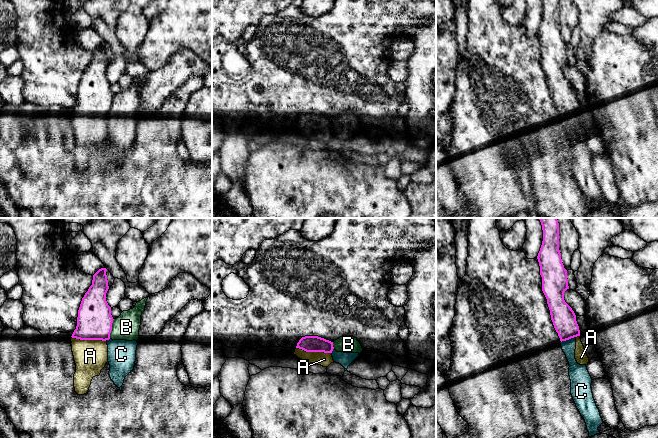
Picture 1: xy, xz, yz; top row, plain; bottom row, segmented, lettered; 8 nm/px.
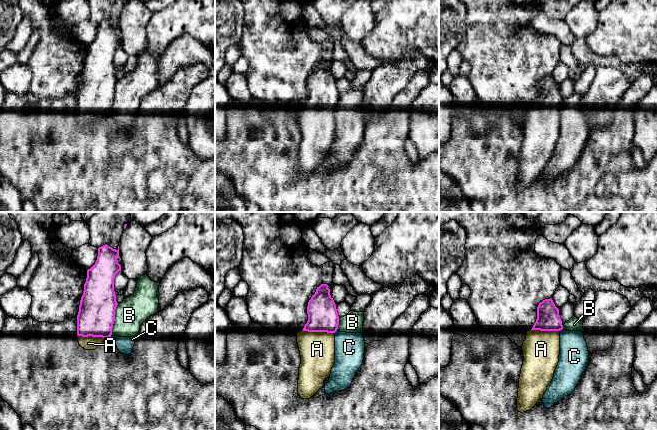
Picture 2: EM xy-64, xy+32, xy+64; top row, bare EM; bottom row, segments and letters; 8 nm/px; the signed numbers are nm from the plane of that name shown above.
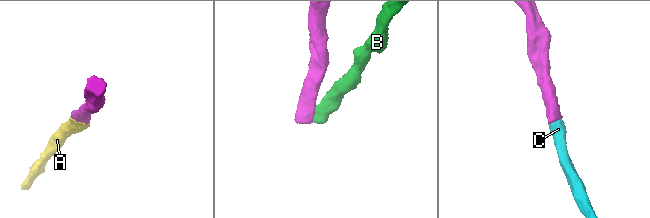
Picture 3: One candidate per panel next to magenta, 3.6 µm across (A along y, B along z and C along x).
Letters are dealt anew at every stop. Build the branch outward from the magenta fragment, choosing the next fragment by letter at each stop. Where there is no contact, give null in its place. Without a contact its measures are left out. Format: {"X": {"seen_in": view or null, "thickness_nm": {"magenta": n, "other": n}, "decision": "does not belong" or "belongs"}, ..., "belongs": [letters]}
{"A": {"seen_in": "xz", "thickness_nm": {"magenta": 130, "other": 110}, "decision": "belongs"}, "B": {"seen_in": "xy", "thickness_nm": {"magenta": 280, "other": 200}, "decision": "does not belong"}, "C": {"seen_in": "yz", "thickness_nm": {"magenta": 190, "other": 110}, "decision": "does not belong"}, "belongs": ["A"]}

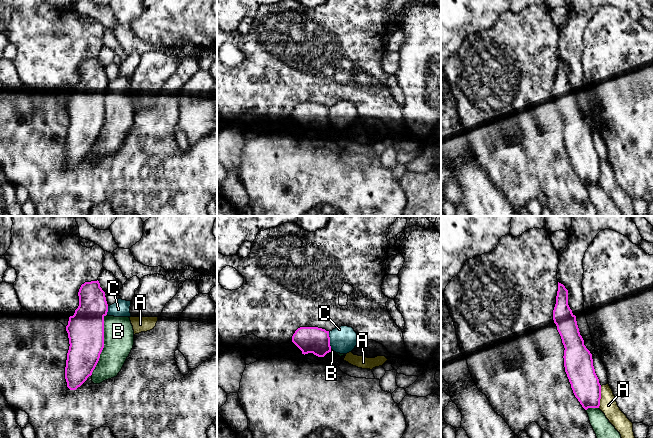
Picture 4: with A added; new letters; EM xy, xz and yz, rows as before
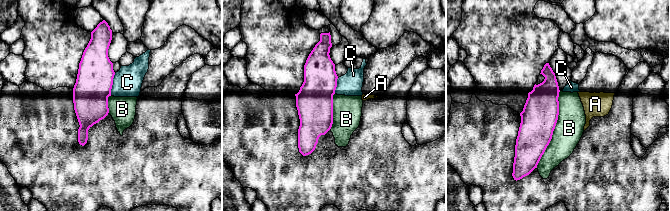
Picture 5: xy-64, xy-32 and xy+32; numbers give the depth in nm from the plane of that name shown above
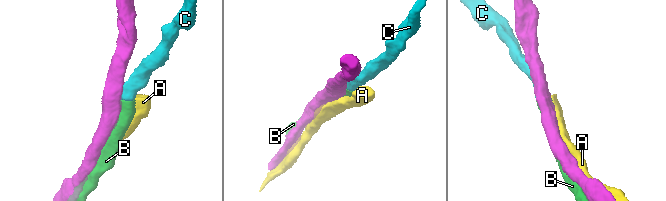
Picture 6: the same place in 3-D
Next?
{"A": {"seen_in": "yz", "thickness_nm": {"magenta": 220, "other": 140}, "decision": "does not belong"}, "B": {"seen_in": "xy", "thickness_nm": {"magenta": 300, "other": 240}, "decision": "does not belong"}, "C": {"seen_in": "xz", "thickness_nm": {"magenta": 220, "other": 220}, "decision": "does not belong"}, "belongs": []}

